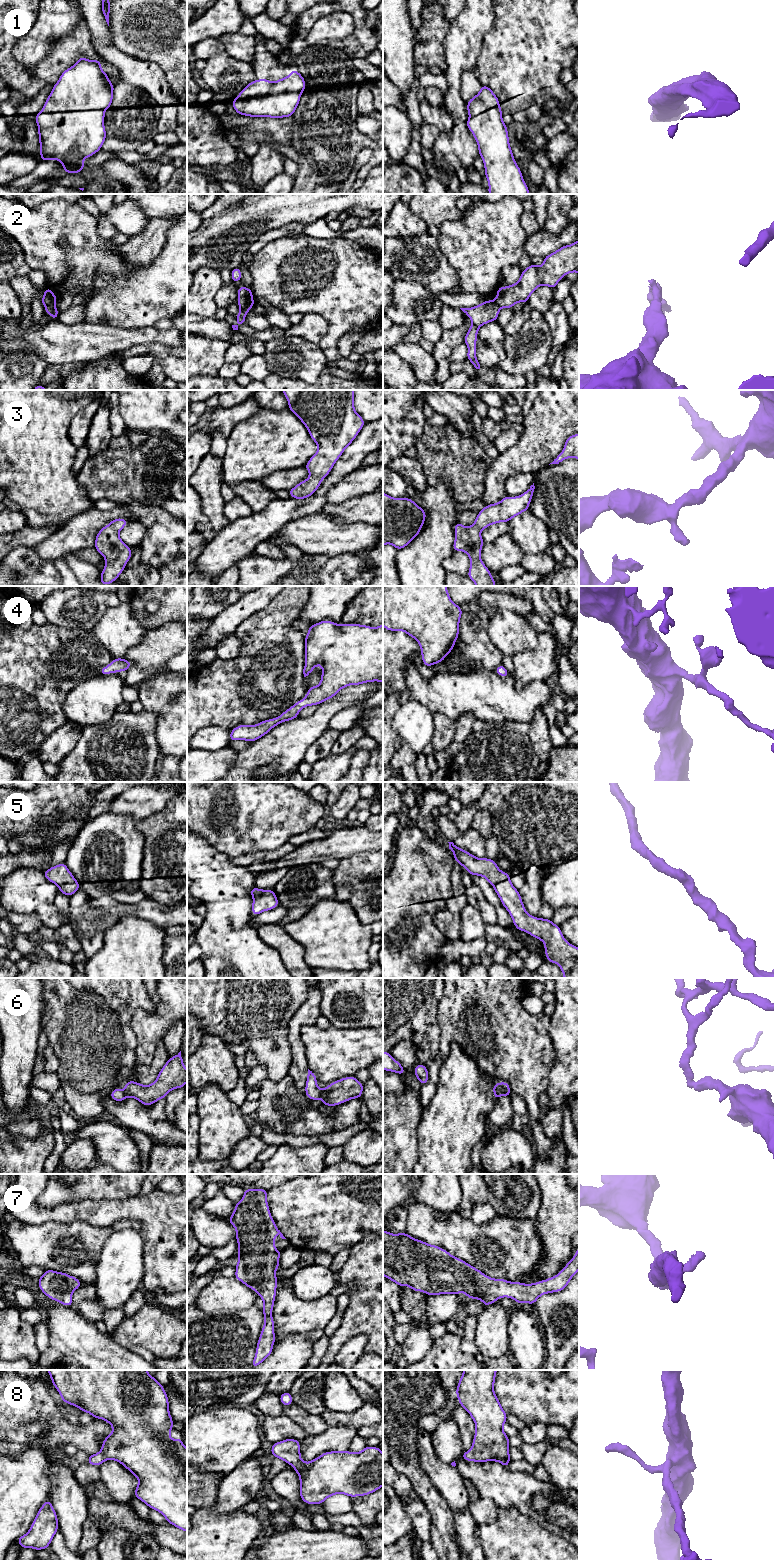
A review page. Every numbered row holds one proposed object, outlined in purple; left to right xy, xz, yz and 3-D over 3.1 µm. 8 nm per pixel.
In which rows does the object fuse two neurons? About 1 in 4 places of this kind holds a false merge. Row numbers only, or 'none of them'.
2

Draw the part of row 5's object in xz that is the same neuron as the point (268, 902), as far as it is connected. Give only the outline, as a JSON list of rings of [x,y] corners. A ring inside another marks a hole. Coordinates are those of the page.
[[[254,886],[250,893],[253,898],[253,916],[259,915],[263,911],[270,911],[279,905],[277,896],[272,889],[263,890]]]

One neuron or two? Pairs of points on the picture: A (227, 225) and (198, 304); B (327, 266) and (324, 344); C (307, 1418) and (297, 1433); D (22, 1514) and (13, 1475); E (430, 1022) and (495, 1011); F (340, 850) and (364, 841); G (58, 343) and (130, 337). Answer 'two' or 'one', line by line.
A: two
B: one
C: two
D: one
E: two
F: one
G: one

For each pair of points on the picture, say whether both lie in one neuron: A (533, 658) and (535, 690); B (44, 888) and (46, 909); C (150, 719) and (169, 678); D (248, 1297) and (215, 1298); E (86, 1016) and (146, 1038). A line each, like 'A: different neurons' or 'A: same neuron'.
A: different neurons
B: different neurons
C: different neurons
D: same neuron
E: different neurons

